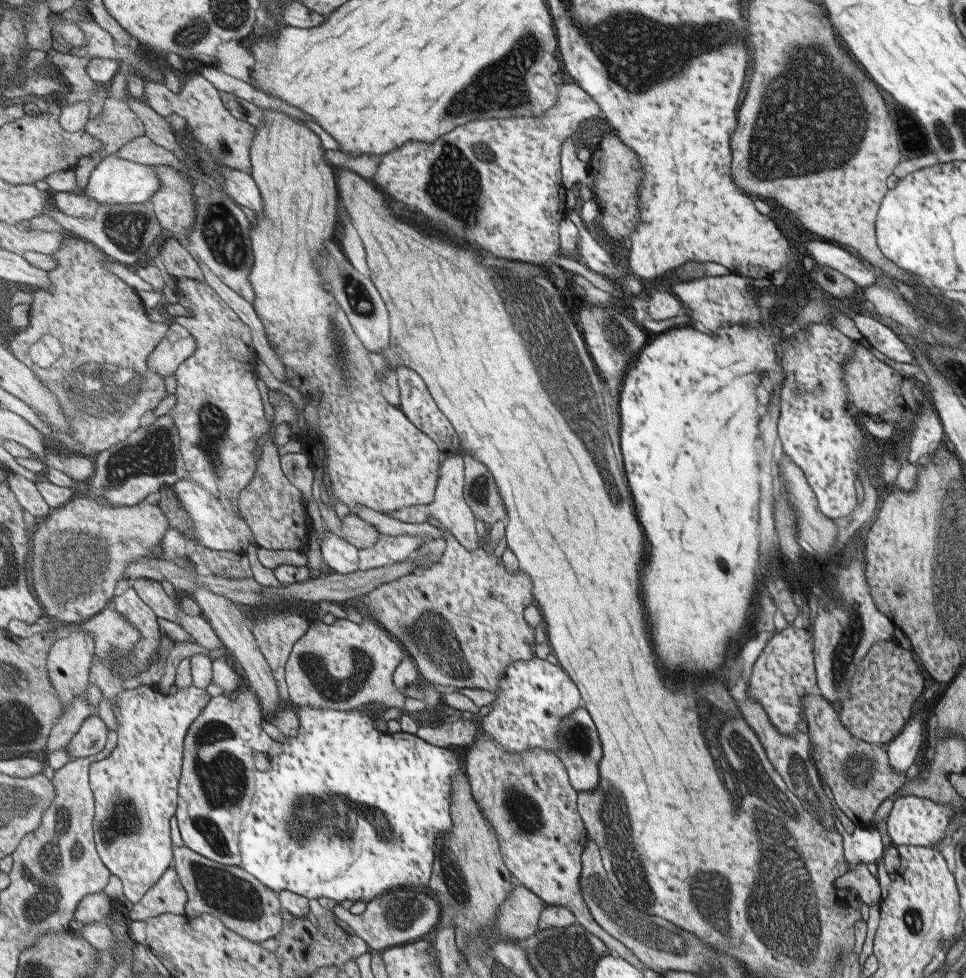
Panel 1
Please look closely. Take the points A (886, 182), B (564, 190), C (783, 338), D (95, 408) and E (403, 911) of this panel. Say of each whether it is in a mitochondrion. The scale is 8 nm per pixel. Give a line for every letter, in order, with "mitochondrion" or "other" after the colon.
A: other
B: other
C: other
D: mitochondrion
E: mitochondrion

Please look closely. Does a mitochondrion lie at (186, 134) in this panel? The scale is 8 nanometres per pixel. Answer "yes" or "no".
no

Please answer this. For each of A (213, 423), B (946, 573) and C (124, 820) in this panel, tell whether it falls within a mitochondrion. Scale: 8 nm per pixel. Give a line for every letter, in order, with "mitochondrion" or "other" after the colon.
A: mitochondrion
B: mitochondrion
C: mitochondrion

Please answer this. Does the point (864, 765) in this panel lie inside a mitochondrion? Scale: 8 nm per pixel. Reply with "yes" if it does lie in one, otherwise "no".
yes

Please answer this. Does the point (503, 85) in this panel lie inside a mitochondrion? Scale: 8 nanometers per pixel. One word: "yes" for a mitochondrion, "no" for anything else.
yes

